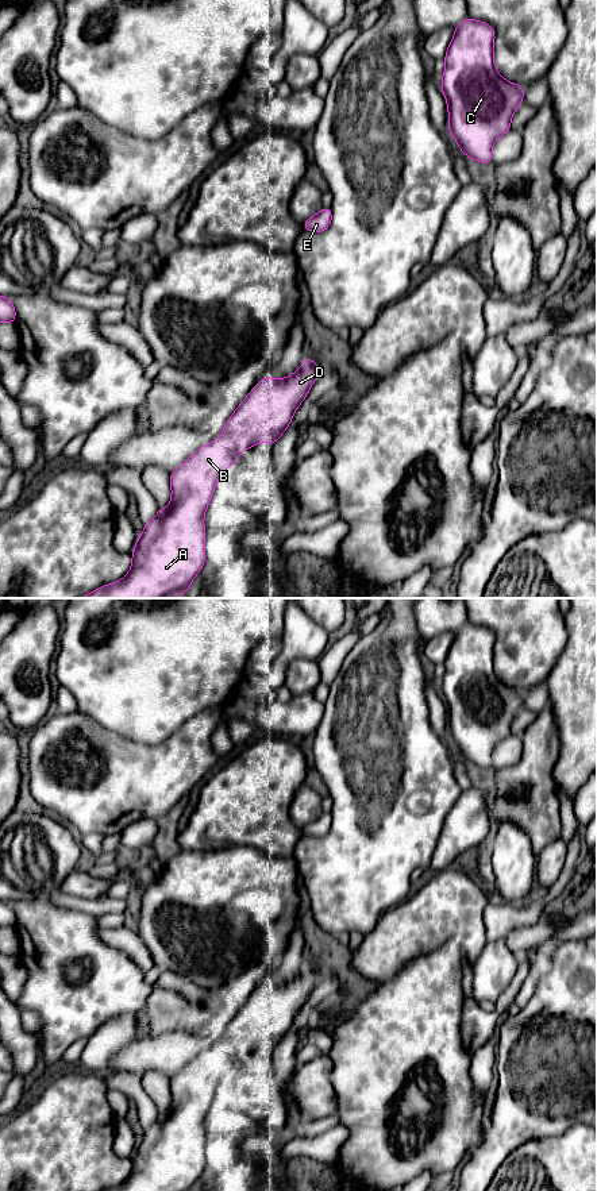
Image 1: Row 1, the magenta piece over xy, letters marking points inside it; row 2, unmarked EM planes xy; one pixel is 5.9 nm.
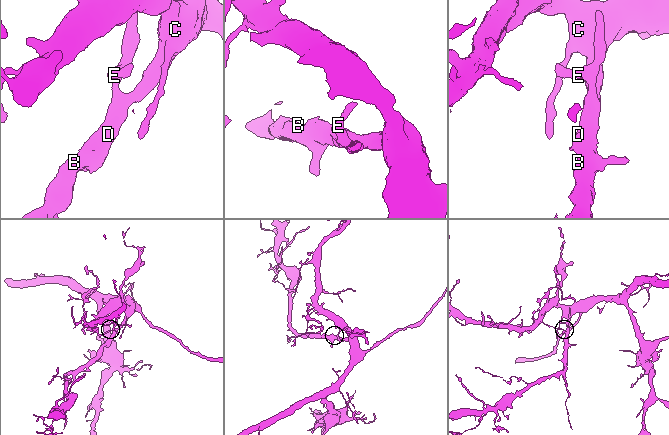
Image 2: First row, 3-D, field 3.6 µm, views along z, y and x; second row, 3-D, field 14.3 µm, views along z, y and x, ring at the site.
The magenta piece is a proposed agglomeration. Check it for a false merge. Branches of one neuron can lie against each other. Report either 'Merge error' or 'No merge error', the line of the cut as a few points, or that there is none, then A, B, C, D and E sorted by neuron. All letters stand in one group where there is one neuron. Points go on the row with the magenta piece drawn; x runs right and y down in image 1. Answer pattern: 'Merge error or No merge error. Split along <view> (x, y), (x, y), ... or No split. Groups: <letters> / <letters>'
No merge error. No split. Groups: A B C D E

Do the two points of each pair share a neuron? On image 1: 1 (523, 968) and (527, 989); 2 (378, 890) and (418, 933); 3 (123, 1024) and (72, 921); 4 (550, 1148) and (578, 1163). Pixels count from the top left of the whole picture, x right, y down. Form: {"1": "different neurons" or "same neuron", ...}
{"1": "different neurons", "2": "different neurons", "3": "different neurons", "4": "same neuron"}

